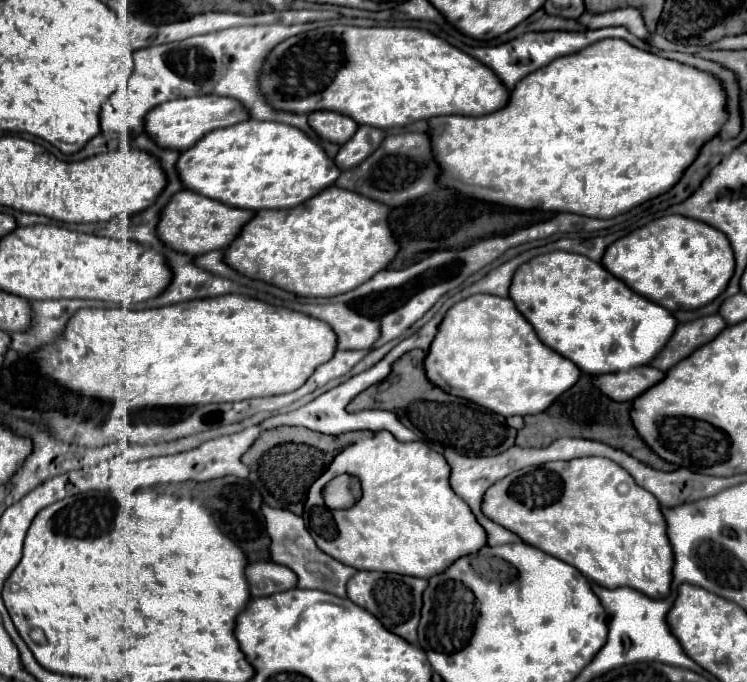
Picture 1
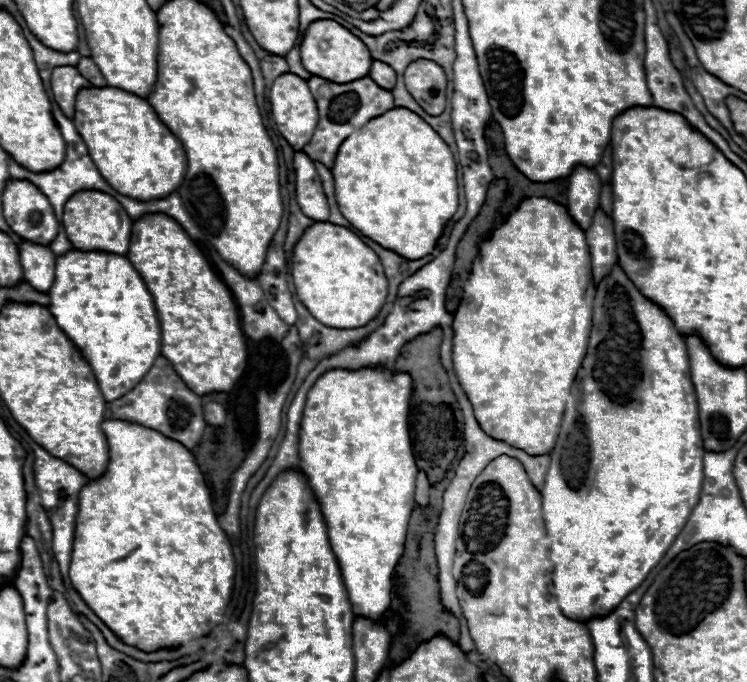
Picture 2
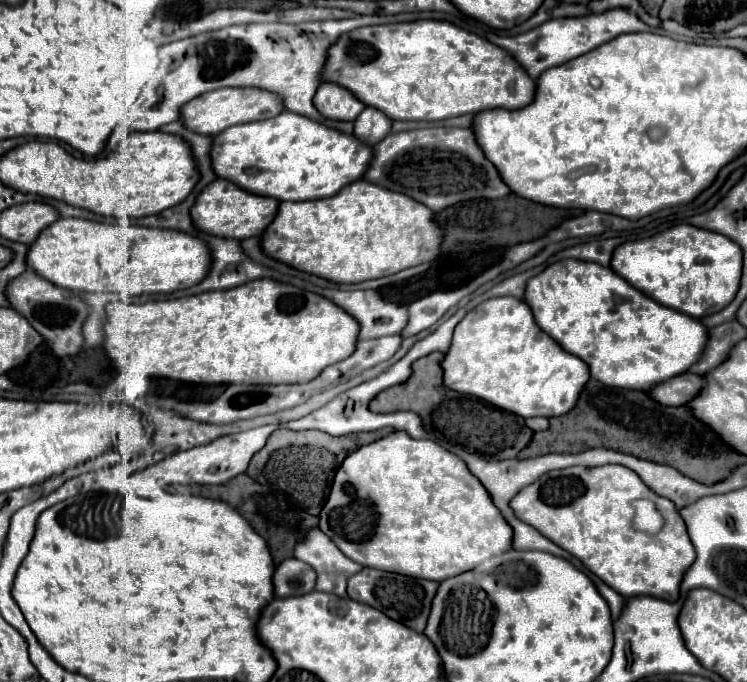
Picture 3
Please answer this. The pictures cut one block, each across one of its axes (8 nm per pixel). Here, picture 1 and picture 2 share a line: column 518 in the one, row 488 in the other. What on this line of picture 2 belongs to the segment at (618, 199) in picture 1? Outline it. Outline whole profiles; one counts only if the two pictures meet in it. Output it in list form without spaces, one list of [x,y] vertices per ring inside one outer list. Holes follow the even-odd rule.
[[[104,420],[102,432],[108,440],[108,468],[100,478],[90,480],[78,494],[78,514],[76,514],[76,532],[74,532],[74,548],[72,548],[72,560],[70,560],[70,580],[72,586],[84,596],[84,602],[96,612],[96,616],[112,630],[116,636],[120,636],[127,645],[142,649],[145,652],[152,650],[170,649],[172,646],[180,646],[192,638],[200,638],[210,634],[222,620],[224,610],[230,602],[232,588],[234,588],[234,574],[236,574],[236,562],[232,554],[230,540],[226,538],[224,530],[218,526],[210,490],[204,482],[204,476],[188,448],[184,448],[176,440],[168,440],[166,436],[160,436],[160,432],[154,432],[150,428],[144,428],[140,424],[132,424],[126,420]]]

